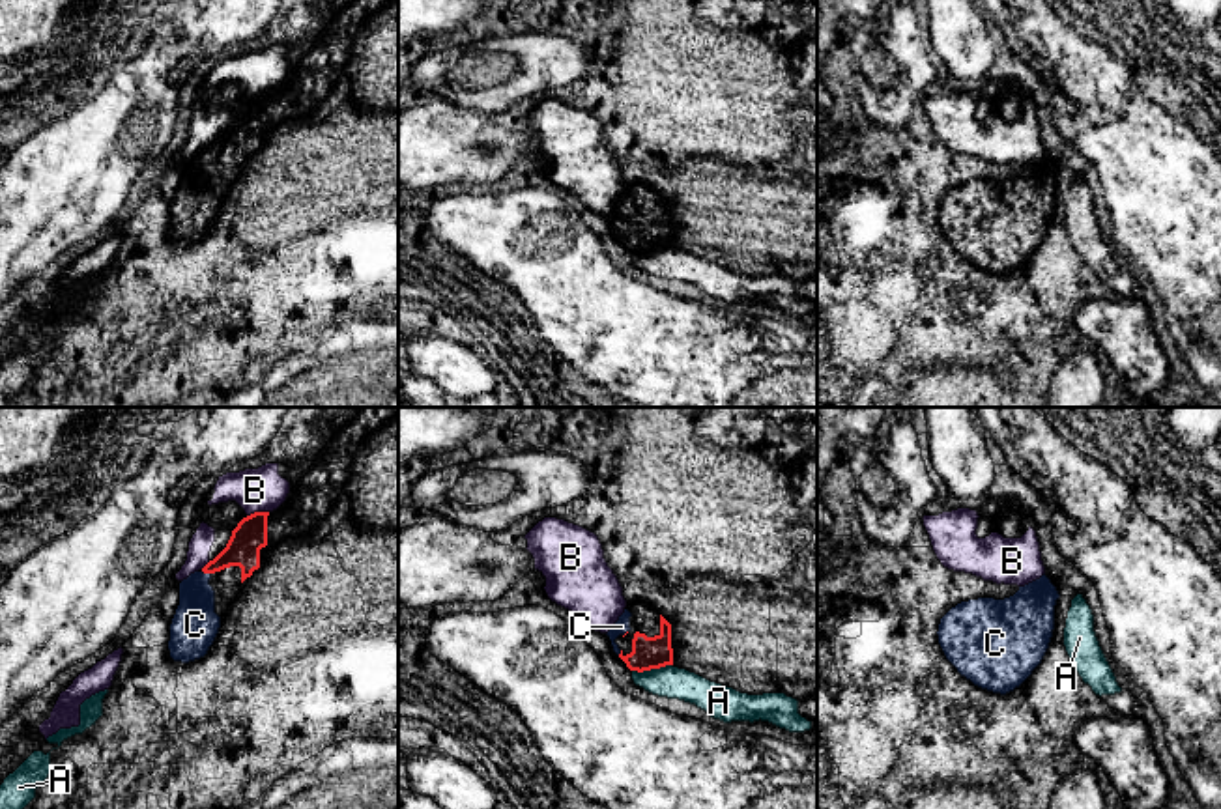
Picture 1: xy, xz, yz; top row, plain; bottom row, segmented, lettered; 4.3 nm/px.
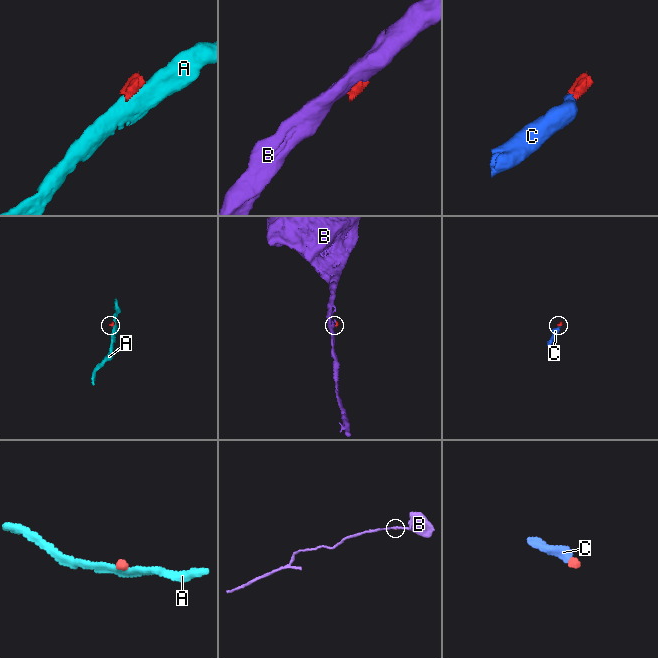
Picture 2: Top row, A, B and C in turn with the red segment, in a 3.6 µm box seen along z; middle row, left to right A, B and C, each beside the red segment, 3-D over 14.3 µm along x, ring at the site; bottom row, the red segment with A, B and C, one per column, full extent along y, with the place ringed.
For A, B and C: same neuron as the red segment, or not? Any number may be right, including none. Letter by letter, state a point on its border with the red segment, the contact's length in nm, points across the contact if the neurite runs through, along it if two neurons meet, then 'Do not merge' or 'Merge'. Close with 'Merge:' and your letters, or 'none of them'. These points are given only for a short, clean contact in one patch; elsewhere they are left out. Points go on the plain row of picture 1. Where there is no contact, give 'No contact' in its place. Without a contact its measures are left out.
A: Touches red at xz (651, 249). Shared border 180 nm. Boundary: xz (672, 245), (632, 253). Do not merge
B: Touches red at xy (257, 94). Shared border 100 nm. Boundary: xy (268, 92), (257, 92), (247, 98). Do not merge
C: Touches red at xy (206, 154). Shared border 40 nm. Path across: xy (249, 118), (206, 154), (197, 165), (195, 206). Merge
Merge: C

